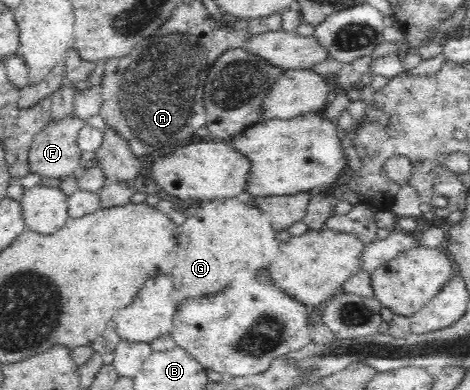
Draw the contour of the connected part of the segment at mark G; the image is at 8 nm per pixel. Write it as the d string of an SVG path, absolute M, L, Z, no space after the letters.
M216 198L213 201L200 201L195 215L181 227L181 243L179 243L179 259L173 269L175 287L172 293L172 304L179 309L187 299L209 299L221 294L233 285L235 275L241 270L257 271L268 269L280 255L278 233L271 228L270 217L261 213L250 203L244 203L240 198Z

